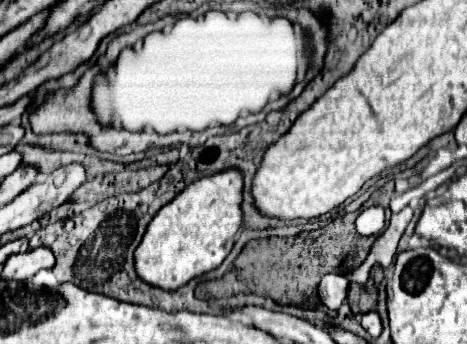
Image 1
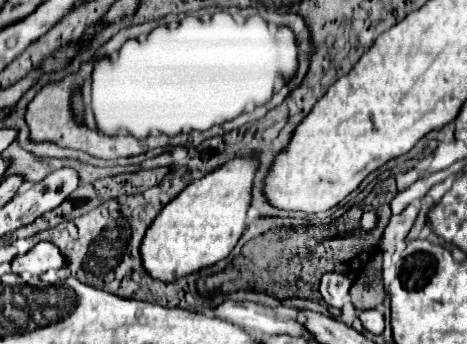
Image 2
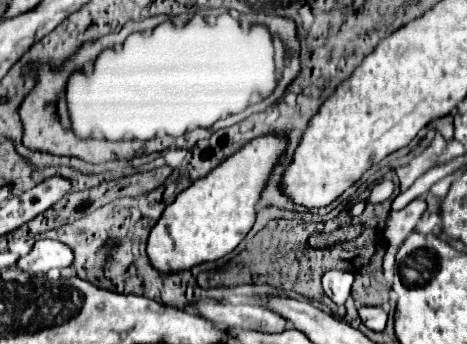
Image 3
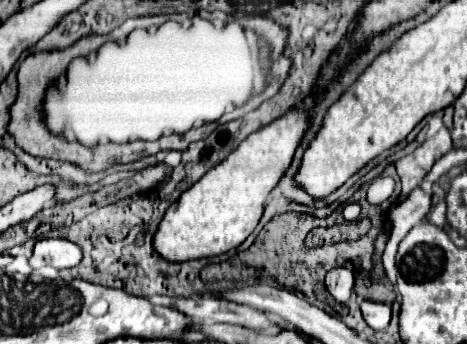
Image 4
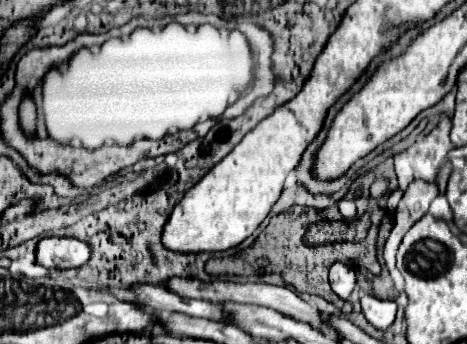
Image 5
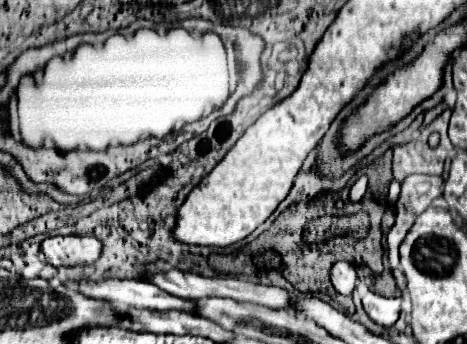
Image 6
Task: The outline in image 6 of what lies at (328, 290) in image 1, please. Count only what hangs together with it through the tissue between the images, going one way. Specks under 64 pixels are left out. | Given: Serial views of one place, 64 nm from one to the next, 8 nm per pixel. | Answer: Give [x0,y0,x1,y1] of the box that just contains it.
[332,260,358,296]

